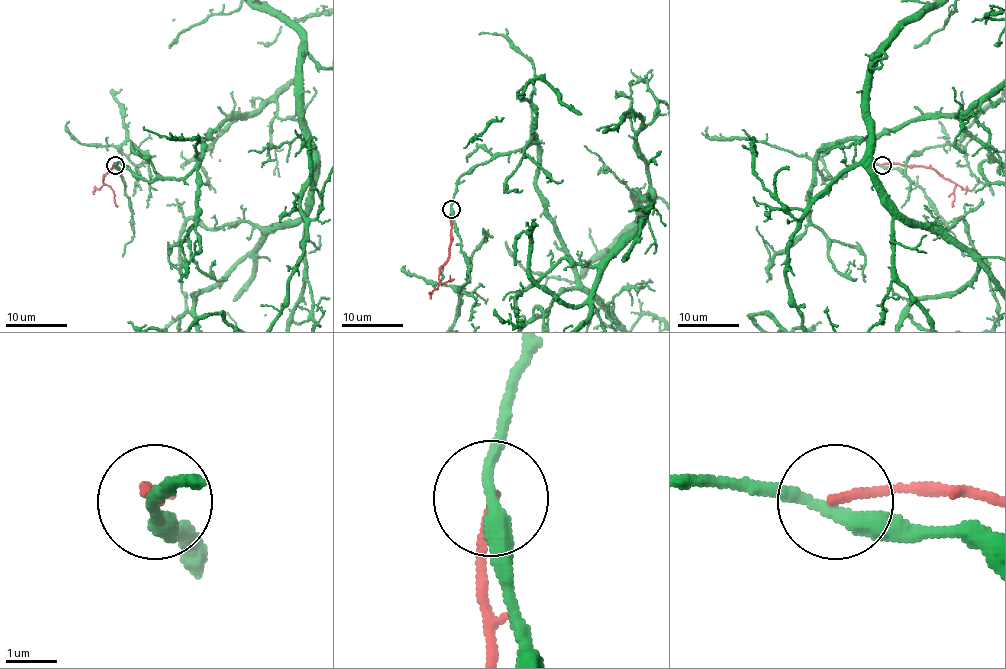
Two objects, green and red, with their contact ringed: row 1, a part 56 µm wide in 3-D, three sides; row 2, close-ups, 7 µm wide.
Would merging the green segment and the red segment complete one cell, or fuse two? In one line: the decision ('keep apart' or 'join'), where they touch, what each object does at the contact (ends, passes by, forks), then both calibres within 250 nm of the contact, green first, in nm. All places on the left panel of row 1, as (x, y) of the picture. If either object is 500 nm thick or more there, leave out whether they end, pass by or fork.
keep apart | (115, 165) | green passes by | red ends | 300/170 nm

